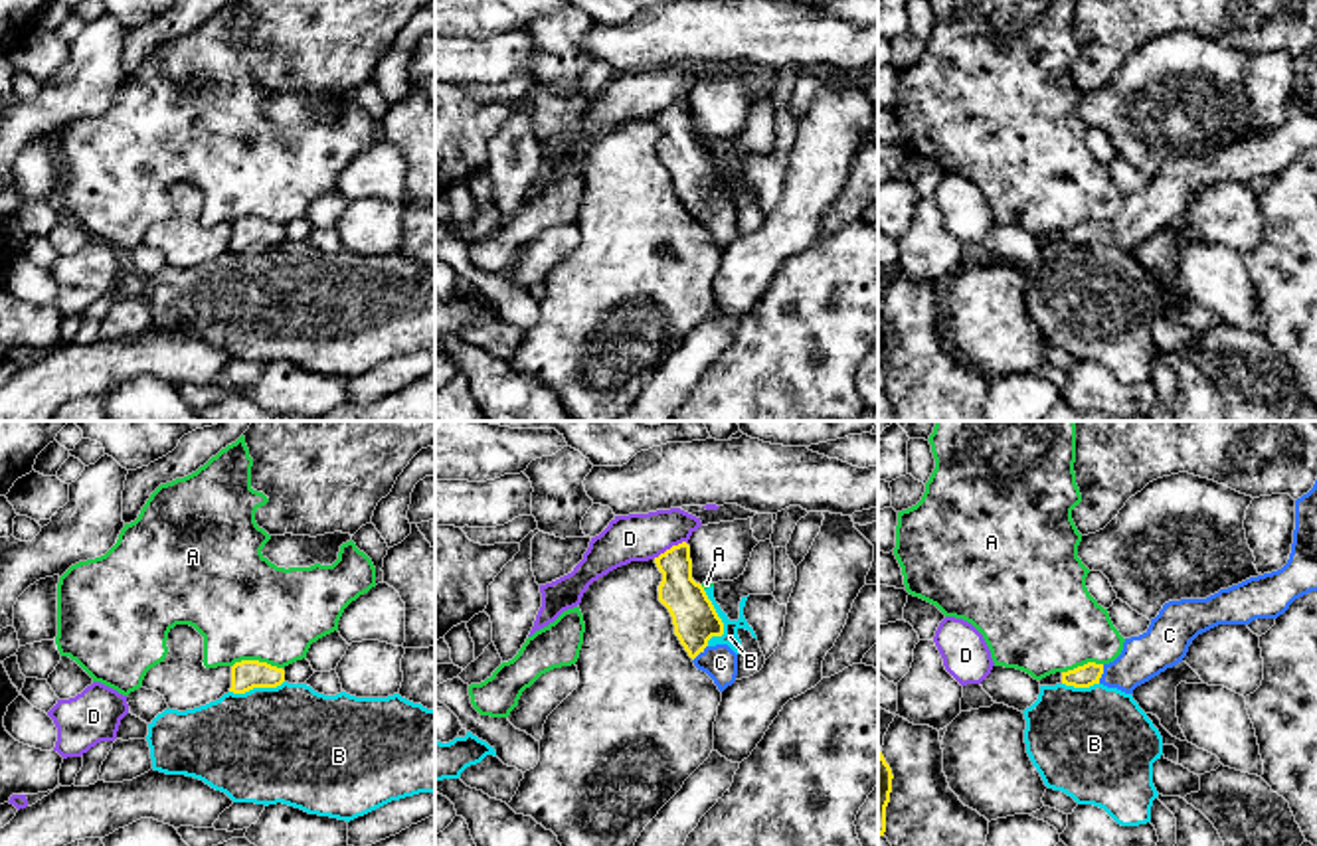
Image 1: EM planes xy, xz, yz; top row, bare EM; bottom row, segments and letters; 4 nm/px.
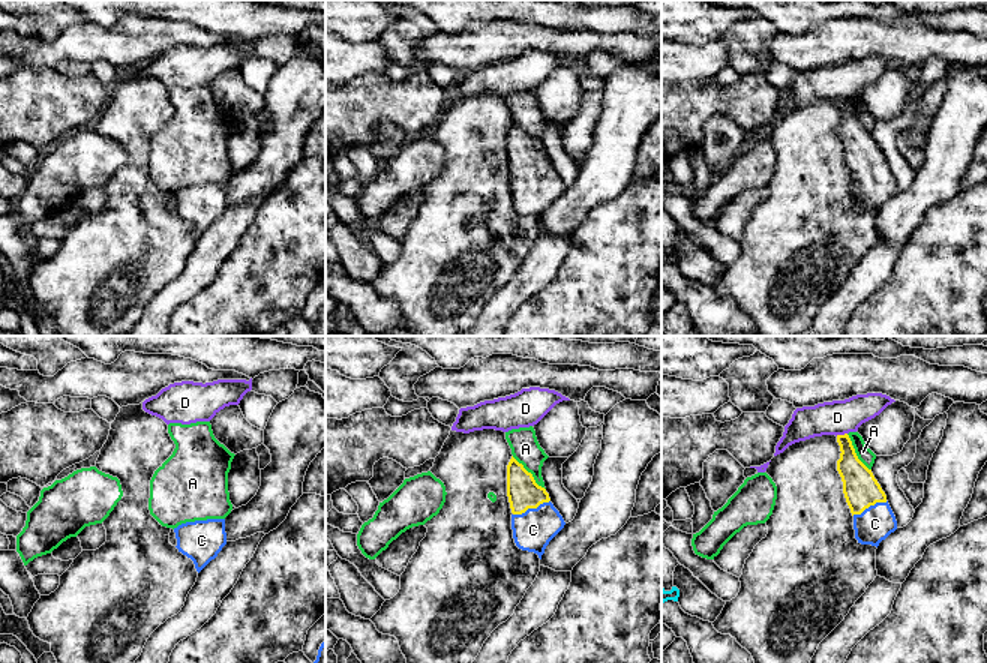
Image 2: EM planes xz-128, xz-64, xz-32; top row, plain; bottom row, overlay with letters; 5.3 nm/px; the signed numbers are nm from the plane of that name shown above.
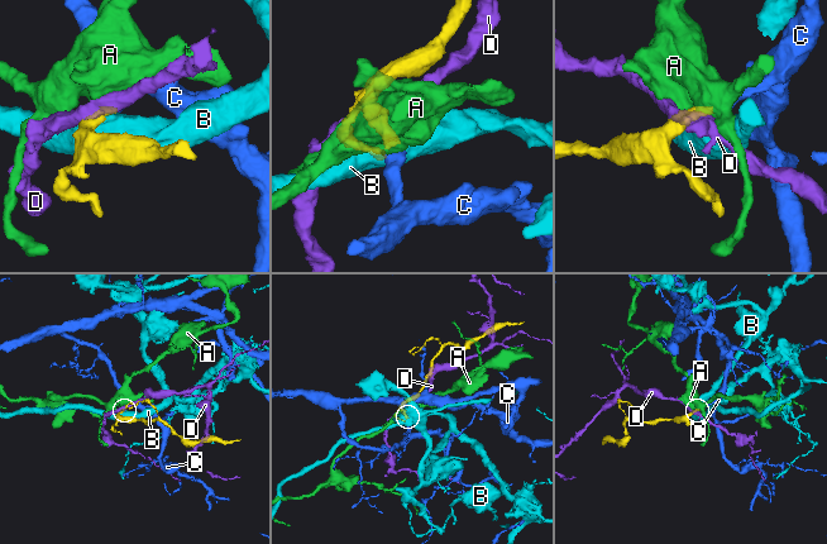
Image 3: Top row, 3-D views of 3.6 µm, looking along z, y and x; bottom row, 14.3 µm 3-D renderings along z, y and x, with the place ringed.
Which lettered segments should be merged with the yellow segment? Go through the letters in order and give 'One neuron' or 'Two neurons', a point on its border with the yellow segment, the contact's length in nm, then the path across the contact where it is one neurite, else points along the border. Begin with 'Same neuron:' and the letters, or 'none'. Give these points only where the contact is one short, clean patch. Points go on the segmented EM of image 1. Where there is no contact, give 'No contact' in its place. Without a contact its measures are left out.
Same neuron: C
A: Two neurons. Touches yellow at xy (258, 661). Shared border 200 nm. Boundary: xy (232, 665), (262, 661), (281, 669)
B: Two neurons. Touches yellow at xz (720, 621). Shared border 240 nm. Boundary: xz (702, 590), (722, 623), (722, 633), (714, 635), (708, 645)
C: One neuron. Touches yellow at yz (1102, 673). Shared border 80 nm. Path across: yz (1088, 675), (1102, 673), (1126, 673), (1143, 657)
D: Two neurons. Touches yellow at xz (671, 548). Shared border 160 nm. Boundary: xz (687, 542), (673, 544), (653, 558)

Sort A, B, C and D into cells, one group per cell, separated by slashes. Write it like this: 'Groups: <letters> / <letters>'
Groups: A / B / C / D

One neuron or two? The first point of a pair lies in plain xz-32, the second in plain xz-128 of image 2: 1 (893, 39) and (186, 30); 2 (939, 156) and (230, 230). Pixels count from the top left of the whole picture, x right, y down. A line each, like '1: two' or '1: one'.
1: one
2: two

